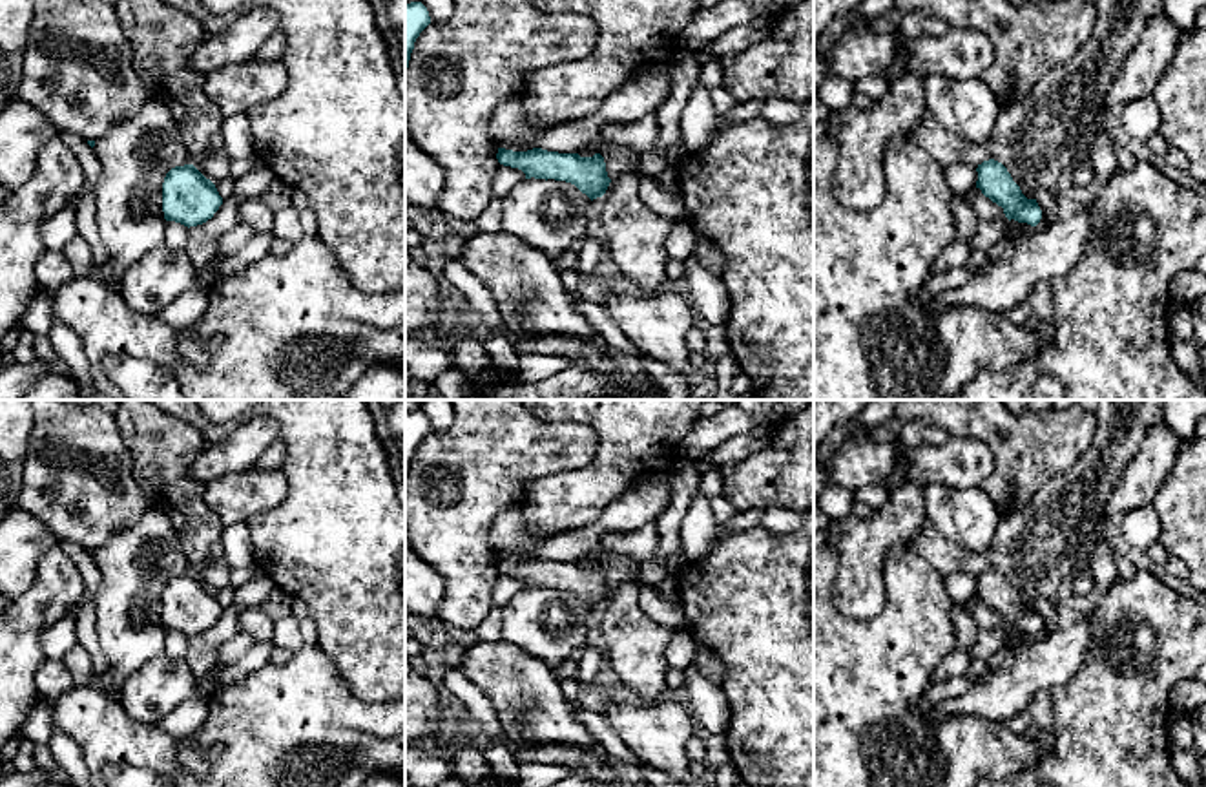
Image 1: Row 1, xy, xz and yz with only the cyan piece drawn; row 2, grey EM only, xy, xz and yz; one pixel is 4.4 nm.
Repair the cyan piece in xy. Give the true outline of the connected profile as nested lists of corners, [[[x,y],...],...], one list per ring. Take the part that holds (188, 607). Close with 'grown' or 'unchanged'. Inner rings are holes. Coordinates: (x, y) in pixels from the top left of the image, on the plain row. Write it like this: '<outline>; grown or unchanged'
[[[193,573],[172,577],[162,592],[162,621],[166,630],[197,635],[213,626],[223,614],[215,593]]]; unchanged

